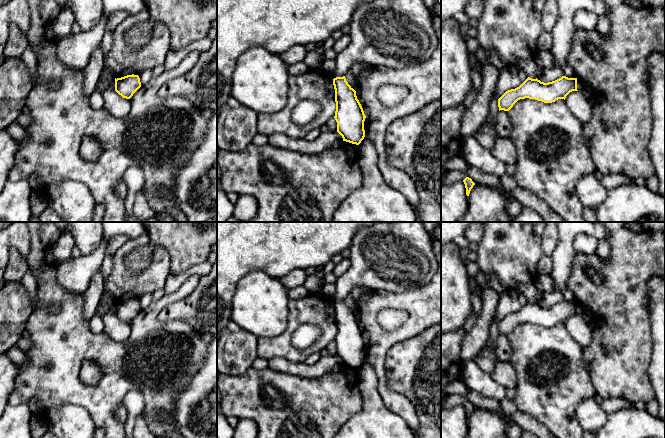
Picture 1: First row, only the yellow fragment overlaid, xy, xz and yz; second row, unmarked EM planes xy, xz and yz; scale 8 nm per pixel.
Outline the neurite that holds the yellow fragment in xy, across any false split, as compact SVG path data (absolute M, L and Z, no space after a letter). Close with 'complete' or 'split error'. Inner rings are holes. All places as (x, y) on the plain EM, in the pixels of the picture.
M138 299L115 302L115 315L123 322L130 323L140 311L141 306Z; complete

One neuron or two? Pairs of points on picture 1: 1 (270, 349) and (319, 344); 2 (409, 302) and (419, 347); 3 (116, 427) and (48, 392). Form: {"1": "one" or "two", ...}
{"1": "one", "2": "two", "3": "one"}

